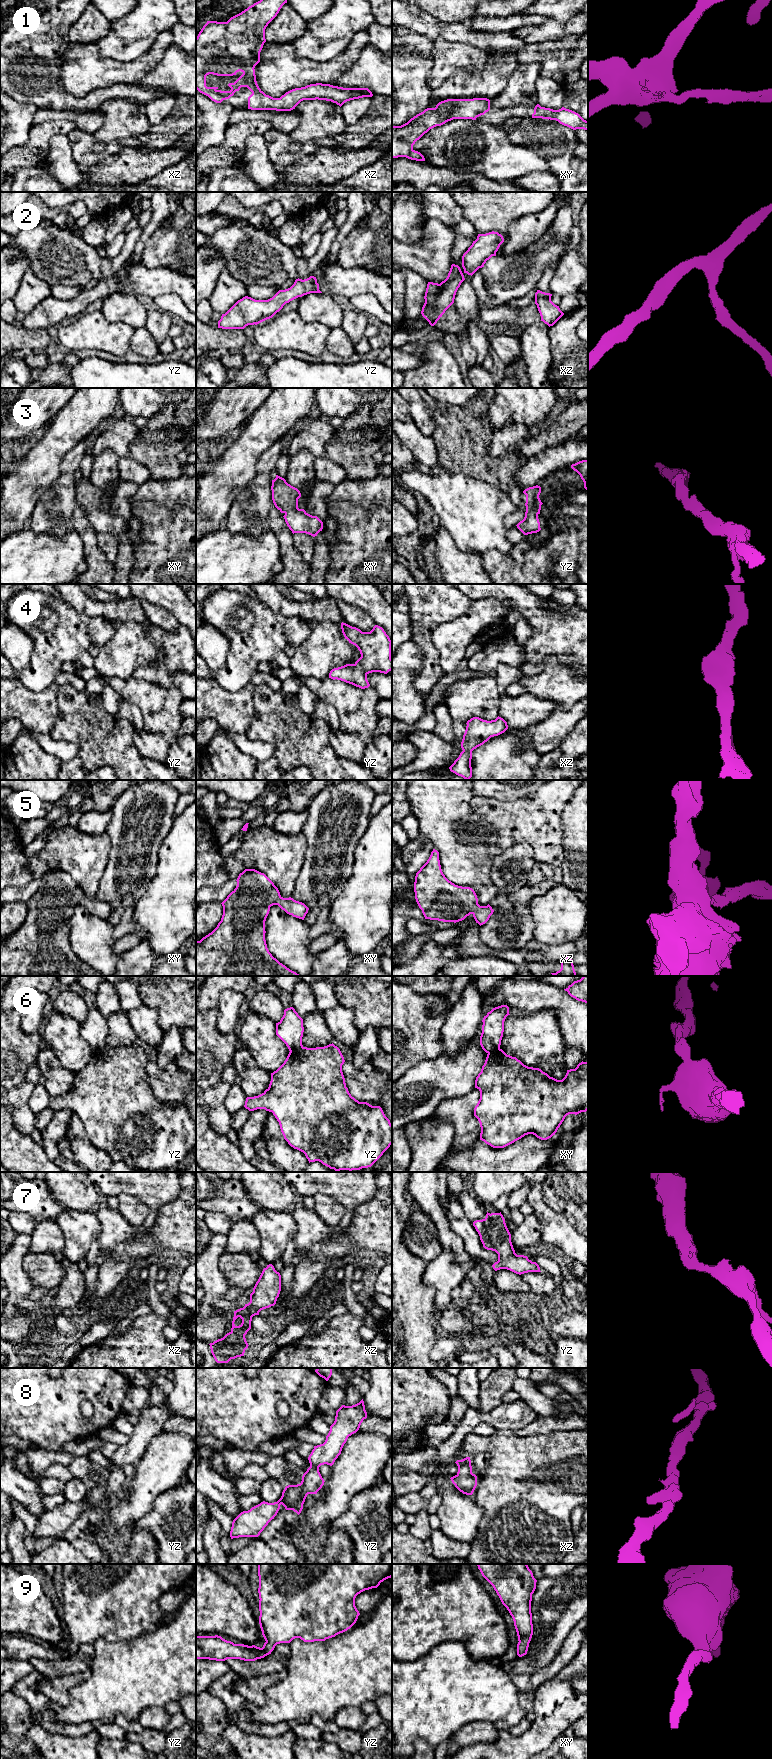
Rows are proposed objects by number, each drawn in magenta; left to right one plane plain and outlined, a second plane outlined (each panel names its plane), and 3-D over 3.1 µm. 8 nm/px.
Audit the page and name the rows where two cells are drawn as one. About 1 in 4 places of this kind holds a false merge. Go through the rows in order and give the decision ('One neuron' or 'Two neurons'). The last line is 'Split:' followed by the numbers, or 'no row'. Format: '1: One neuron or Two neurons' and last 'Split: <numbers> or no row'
1: One neuron
2: One neuron
3: One neuron
4: One neuron
5: One neuron
6: Two neurons
7: One neuron
8: One neuron
9: One neuron
Split: 6

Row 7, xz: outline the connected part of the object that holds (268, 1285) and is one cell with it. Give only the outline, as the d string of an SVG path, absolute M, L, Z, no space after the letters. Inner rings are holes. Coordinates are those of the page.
M269 1264L256 1282L250 1294L250 1302L234 1311L231 1331L209 1344L217 1363L228 1363L231 1359L244 1356L249 1346L245 1335L251 1329L252 1317L259 1315L261 1310L274 1306L280 1291L281 1275Z

